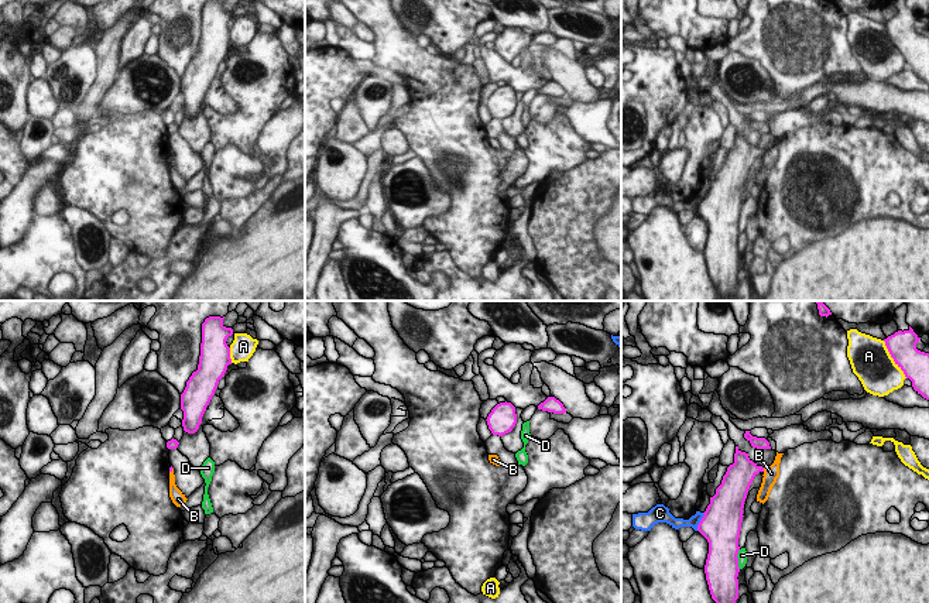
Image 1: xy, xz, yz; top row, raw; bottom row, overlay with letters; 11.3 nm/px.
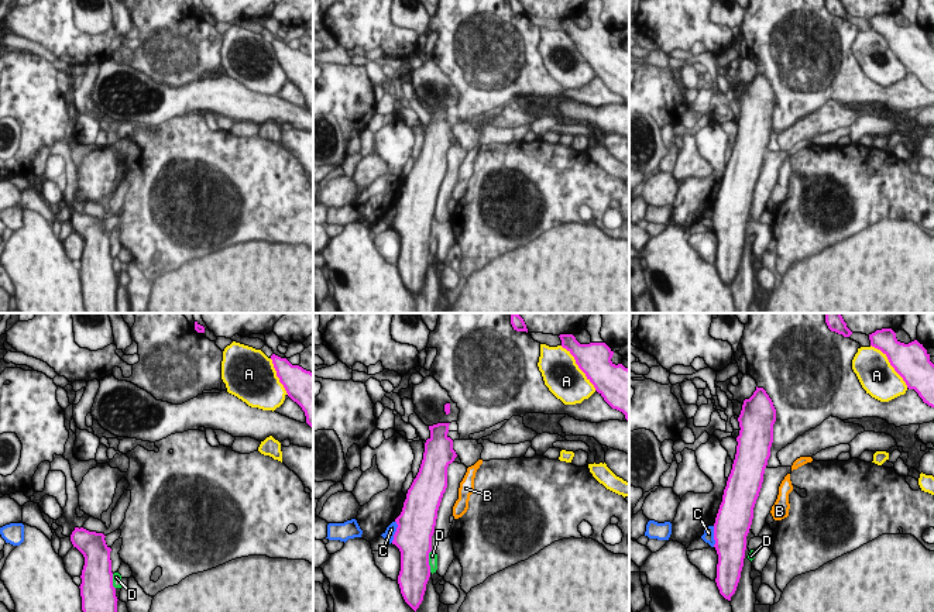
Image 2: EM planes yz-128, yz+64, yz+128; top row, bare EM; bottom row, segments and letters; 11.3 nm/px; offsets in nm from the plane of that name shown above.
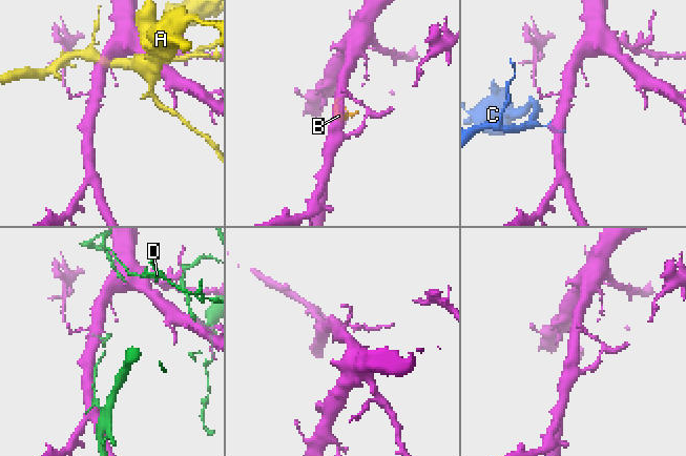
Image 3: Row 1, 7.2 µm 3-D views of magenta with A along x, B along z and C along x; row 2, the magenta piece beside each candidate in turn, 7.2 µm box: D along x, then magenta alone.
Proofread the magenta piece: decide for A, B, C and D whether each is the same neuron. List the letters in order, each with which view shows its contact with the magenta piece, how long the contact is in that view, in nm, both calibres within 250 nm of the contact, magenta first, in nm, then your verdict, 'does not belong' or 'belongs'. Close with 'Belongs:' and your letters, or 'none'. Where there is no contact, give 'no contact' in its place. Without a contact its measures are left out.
A: contact in yz; length 500 nm; calibres 320 and 460 nm; does not belong
B: contact in yz; length 60 nm; calibres 300 and 180 nm; does not belong
C: contact in yz; length 220 nm; calibres 460 and 130 nm; does not belong
D: contact in yz; length 220 nm; calibres 380 and 100 nm; does not belong
Belongs: none

